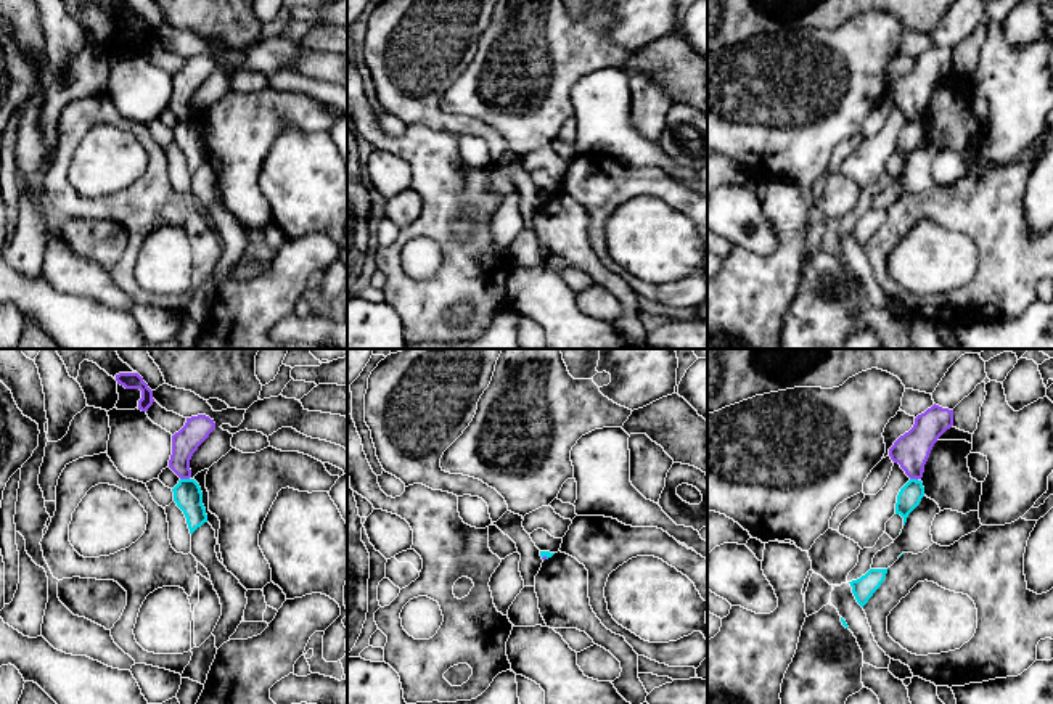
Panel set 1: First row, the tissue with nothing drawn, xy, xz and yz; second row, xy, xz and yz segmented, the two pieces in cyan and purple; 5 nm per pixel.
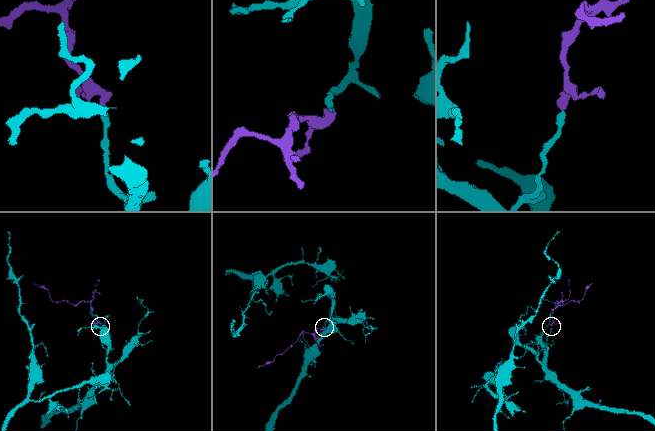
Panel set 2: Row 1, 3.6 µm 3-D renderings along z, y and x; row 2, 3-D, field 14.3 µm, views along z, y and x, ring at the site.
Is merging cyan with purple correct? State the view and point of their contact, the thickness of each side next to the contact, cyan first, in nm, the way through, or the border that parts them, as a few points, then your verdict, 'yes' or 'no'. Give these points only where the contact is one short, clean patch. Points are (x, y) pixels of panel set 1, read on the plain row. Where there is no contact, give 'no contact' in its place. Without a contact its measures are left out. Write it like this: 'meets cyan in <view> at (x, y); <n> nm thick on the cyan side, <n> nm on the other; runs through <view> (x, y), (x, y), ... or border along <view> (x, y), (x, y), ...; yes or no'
meets cyan in xy at (185, 119); 140 nm thick on the cyan side, 140 nm on the other; border along xy (180, 118), (188, 119); no

